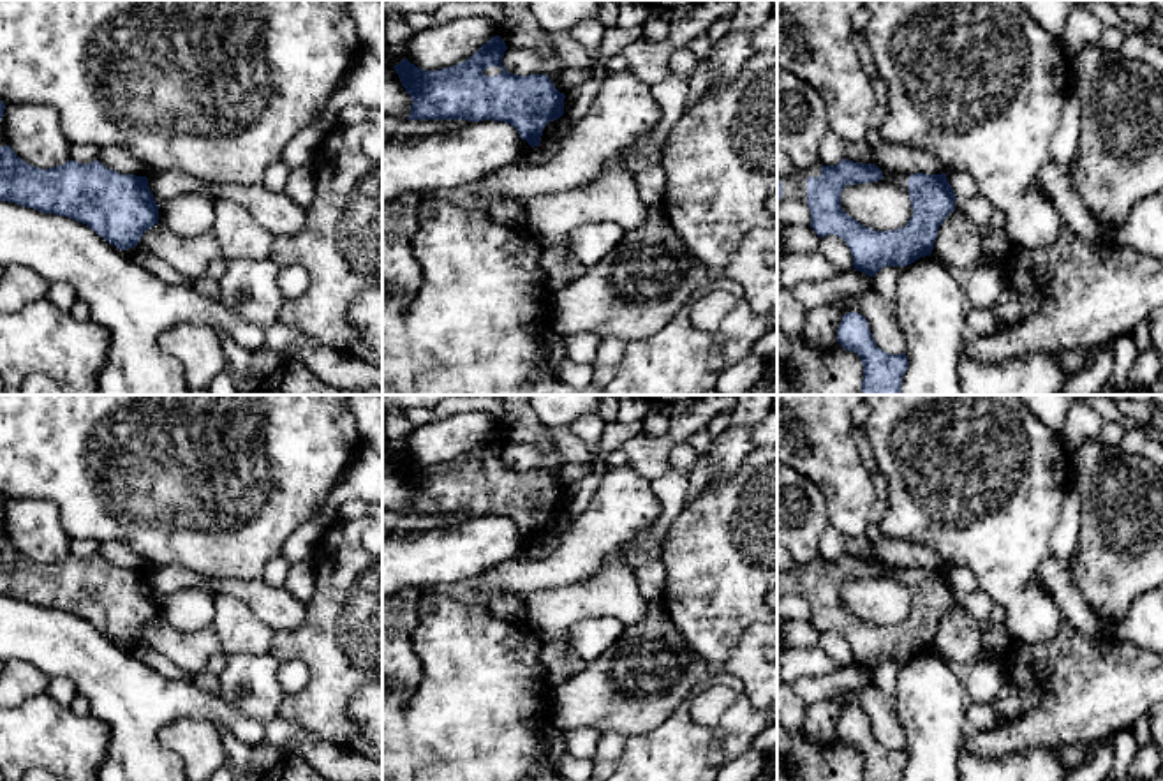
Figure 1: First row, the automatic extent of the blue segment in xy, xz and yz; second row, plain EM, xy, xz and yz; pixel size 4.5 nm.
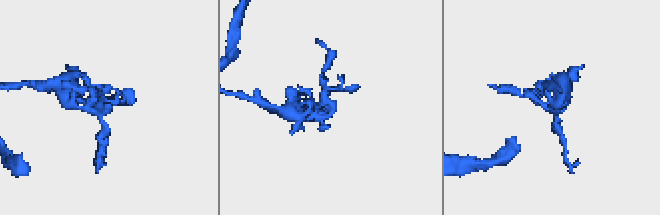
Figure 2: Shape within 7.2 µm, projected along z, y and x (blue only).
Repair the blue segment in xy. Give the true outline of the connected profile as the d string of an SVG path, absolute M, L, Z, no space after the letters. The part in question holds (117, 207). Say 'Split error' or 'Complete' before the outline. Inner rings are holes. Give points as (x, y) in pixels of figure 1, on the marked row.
Complete. M0 146L0 201L55 213L86 224L120 250L134 249L143 234L159 224L159 205L146 176L120 175L99 160L41 169L19 159L11 146Z

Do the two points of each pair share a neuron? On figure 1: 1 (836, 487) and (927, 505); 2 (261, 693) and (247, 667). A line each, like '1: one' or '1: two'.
1: two
2: one

